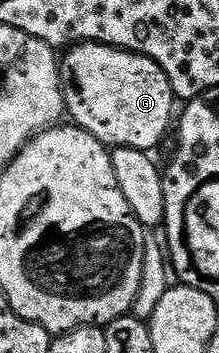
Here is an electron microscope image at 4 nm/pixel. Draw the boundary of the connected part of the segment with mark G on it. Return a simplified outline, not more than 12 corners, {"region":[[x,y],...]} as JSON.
{"region":[[84,42],[61,55],[69,121],[154,152],[176,118],[151,58]]}

